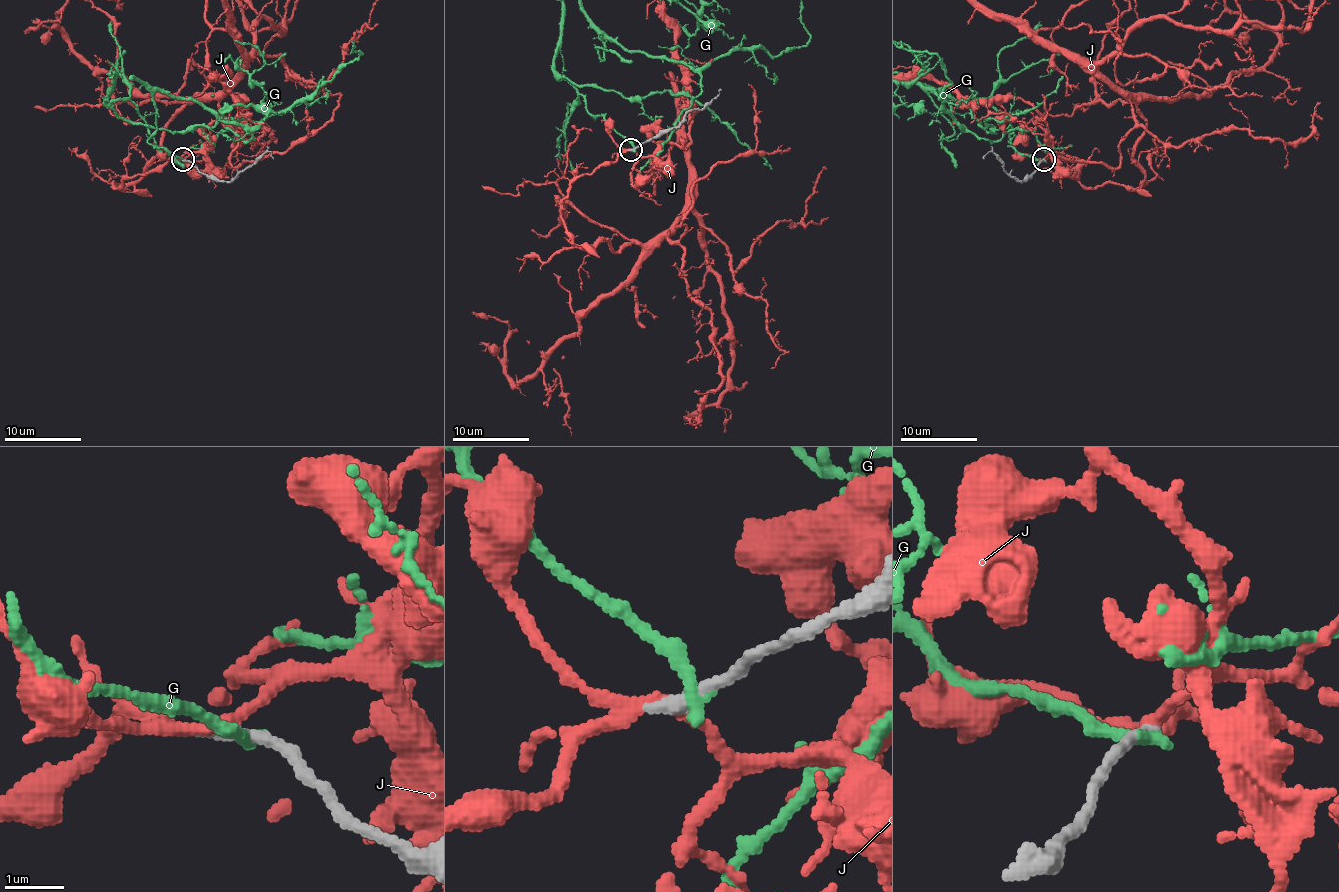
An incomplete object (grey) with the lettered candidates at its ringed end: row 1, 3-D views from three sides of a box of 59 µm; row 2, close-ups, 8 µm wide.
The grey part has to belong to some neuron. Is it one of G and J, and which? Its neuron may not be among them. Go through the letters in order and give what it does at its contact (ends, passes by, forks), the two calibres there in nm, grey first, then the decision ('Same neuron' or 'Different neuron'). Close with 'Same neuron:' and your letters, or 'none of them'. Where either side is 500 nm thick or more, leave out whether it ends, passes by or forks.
G: It ends there. Thickness 280 nm (grey) against 280 nm. Different neuron
J: It passes by. Thickness 240 nm (grey) against 200 nm. Same neuron
Same neuron: J

